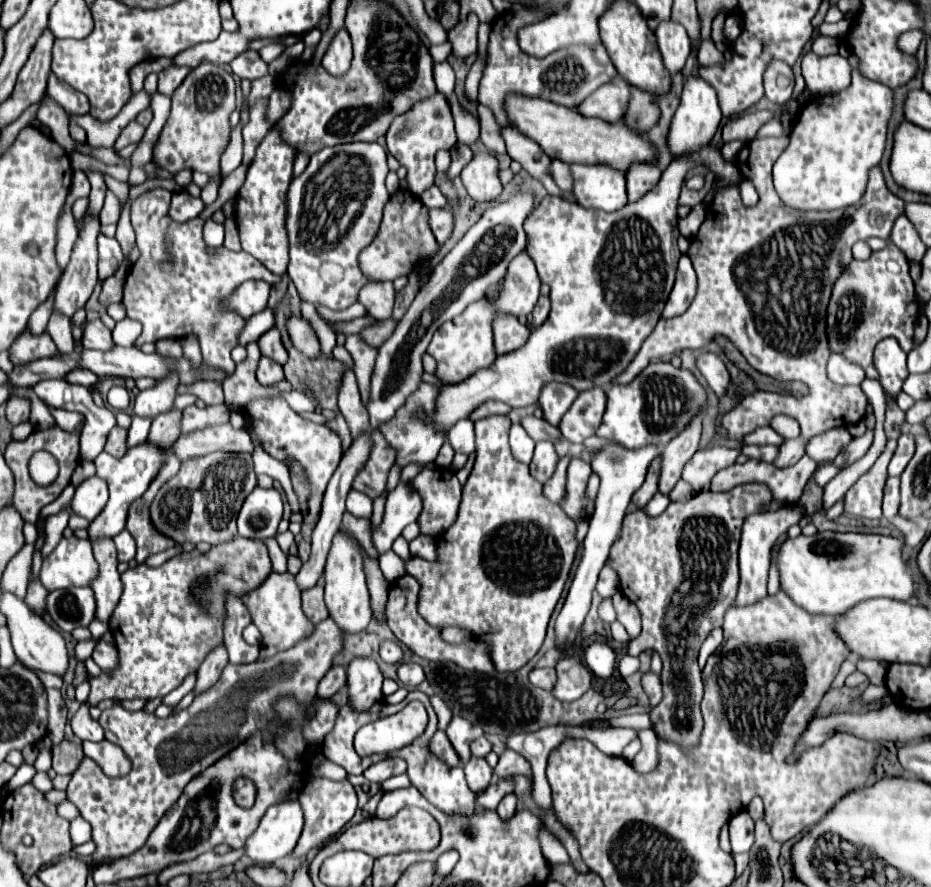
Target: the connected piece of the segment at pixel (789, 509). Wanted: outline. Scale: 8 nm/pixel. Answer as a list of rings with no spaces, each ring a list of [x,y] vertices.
[[[782,506],[776,512],[768,510],[764,514],[748,516],[748,520],[744,522],[742,540],[740,540],[740,586],[738,586],[738,596],[734,600],[734,606],[748,606],[748,604],[756,604],[762,598],[766,598],[770,548],[792,524],[798,524],[803,516],[804,512],[794,506]]]

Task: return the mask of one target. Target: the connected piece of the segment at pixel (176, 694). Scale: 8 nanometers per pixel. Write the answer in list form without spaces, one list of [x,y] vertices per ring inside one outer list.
[[[192,672],[192,676],[188,676],[188,680],[184,680],[184,684],[180,684],[180,688],[176,688],[168,696],[164,696],[164,704],[176,706],[192,690],[192,684],[196,684],[196,672]]]

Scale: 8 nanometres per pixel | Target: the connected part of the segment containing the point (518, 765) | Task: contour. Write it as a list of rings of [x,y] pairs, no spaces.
[[[506,748],[500,754],[500,762],[494,768],[494,774],[496,776],[518,776],[518,774],[522,774],[522,776],[532,780],[532,768],[530,768],[528,760],[522,754],[518,754],[518,752],[510,750],[510,748]]]

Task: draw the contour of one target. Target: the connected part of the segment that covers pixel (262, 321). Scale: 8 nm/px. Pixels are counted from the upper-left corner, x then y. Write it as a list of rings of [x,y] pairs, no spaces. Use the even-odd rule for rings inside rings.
[[[270,308],[254,314],[248,318],[244,332],[240,334],[240,344],[246,346],[248,342],[256,342],[266,330],[270,330],[274,326],[274,312]]]

